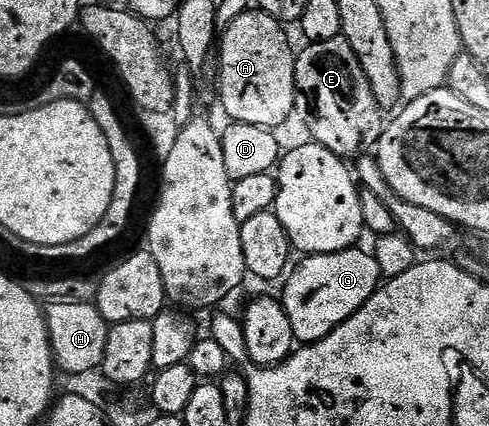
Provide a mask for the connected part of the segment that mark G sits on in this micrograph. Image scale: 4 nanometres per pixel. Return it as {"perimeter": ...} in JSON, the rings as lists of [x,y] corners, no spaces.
{"perimeter":[[[357,250],[305,255],[302,263],[288,272],[285,292],[280,292],[279,298],[298,344],[317,343],[327,337],[331,329],[343,325],[381,286],[383,276],[375,257],[368,250]]]}

